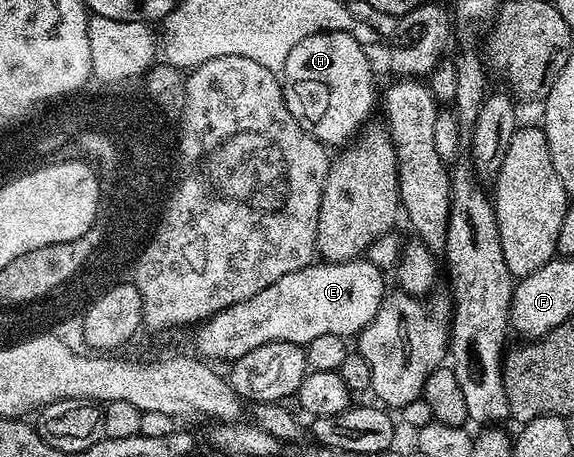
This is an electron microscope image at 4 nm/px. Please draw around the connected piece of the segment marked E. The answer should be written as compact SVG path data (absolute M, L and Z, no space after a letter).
M355 260L352 262L324 262L311 264L296 272L288 272L288 276L280 276L276 284L268 284L264 292L256 292L248 300L240 304L232 304L232 308L224 308L213 314L207 322L201 323L193 331L194 346L203 359L227 358L233 360L244 356L244 352L252 352L252 348L260 348L260 344L287 342L305 347L306 343L316 340L316 336L357 336L362 329L376 316L376 312L384 304L386 286L382 283L383 271L377 270L371 262Z

